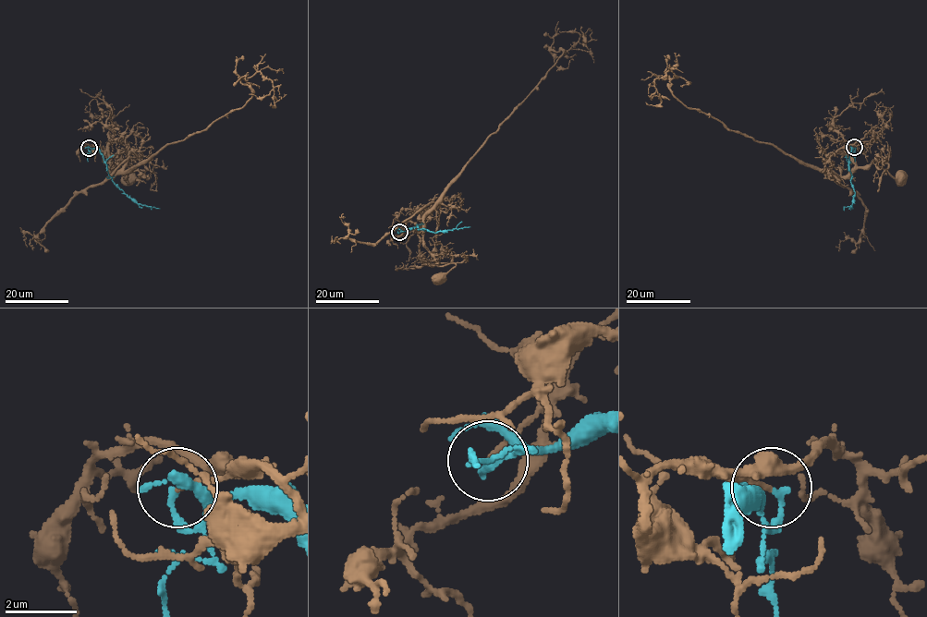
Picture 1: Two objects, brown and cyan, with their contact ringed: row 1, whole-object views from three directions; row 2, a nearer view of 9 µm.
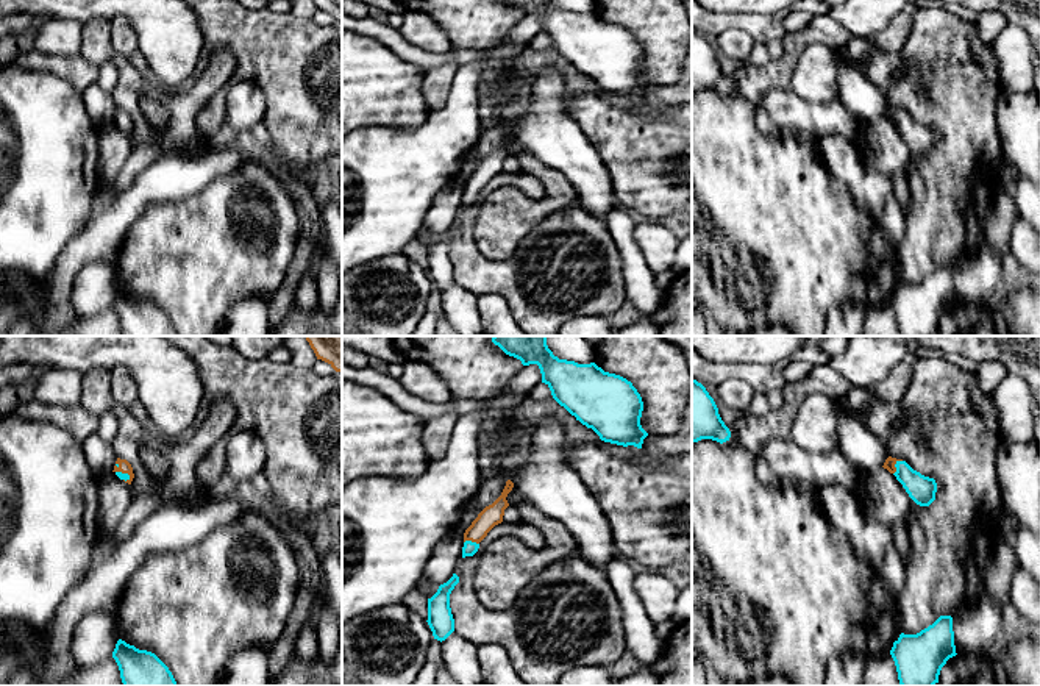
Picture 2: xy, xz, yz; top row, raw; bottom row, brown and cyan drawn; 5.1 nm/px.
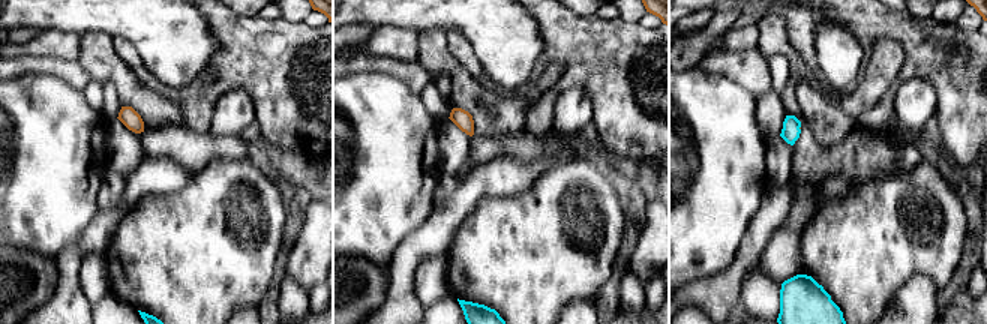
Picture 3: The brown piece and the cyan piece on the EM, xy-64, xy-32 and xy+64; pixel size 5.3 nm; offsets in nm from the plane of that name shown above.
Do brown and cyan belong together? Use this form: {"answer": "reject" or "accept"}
{"answer": "reject"}

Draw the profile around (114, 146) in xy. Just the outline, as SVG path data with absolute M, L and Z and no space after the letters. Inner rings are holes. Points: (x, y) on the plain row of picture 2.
M116 122L98 130L98 164L102 180L112 183L133 152L131 134L120 130Z

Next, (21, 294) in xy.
M0 272L0 336L20 317L37 320L44 291L42 278L25 272Z

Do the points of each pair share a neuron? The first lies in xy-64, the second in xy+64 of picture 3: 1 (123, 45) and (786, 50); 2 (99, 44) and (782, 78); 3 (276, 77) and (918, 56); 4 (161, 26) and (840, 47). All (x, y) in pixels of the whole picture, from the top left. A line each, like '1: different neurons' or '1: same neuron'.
1: different neurons
2: different neurons
3: same neuron
4: same neuron

